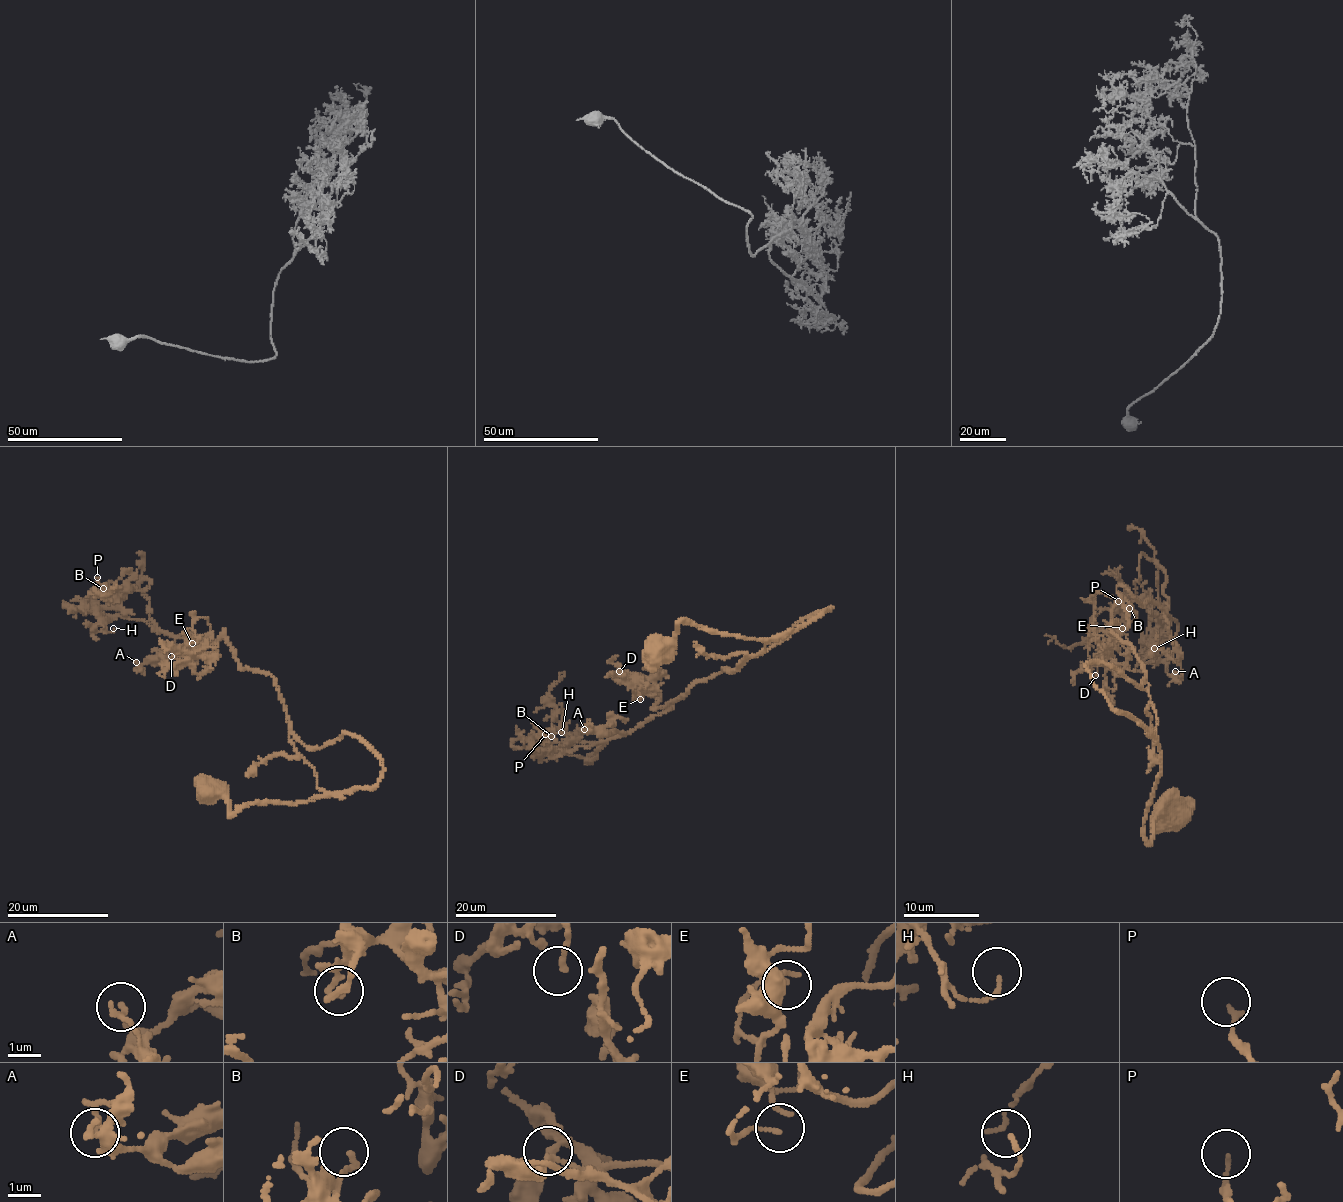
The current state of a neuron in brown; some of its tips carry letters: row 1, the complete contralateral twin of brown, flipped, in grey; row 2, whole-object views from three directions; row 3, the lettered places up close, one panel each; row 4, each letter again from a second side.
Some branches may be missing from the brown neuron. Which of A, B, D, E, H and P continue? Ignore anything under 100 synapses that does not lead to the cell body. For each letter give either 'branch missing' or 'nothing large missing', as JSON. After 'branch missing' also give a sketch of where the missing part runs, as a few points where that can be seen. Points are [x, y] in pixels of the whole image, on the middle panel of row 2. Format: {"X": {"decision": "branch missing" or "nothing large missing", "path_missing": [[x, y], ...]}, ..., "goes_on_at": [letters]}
{"A": {"decision": "nothing large missing"}, "B": {"decision": "nothing large missing"}, "D": {"decision": "nothing large missing"}, "E": {"decision": "nothing large missing"}, "H": {"decision": "branch missing", "path_missing": [[561, 732], [580, 737], [590, 733], [595, 728], [597, 714], [617, 707]]}, "P": {"decision": "nothing large missing"}, "goes_on_at": ["H"]}

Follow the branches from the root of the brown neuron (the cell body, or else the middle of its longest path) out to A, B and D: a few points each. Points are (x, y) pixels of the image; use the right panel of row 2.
A: (1167, 812), (1147, 841), (1156, 710), (1135, 648), (1110, 629), (1128, 626), (1118, 585), (1164, 613), (1175, 671)
B: (1167, 812), (1147, 841), (1156, 710), (1110, 629), (1128, 626), (1118, 585), (1167, 608), (1145, 553), (1129, 608)
D: (1167, 812), (1147, 841), (1156, 710), (1110, 629), (1128, 626), (1120, 592), (1135, 613), (1116, 603), (1095, 675)

